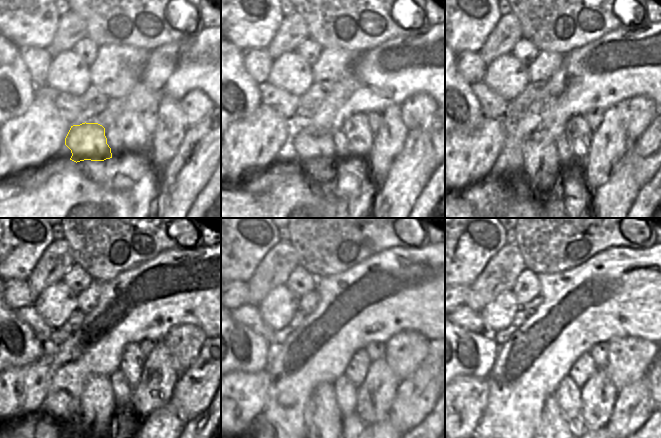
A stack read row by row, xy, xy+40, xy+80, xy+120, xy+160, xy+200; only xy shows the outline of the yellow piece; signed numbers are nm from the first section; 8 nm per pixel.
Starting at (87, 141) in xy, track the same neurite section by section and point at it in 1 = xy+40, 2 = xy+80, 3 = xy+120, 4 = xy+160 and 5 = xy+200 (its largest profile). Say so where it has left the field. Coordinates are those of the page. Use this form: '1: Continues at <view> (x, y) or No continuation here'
1: Continues at xy+40 (315, 149)
2: Continues at xy+80 (541, 162)
3: Continues at xy+120 (97, 409)
4: Continues at xy+160 (323, 419)
5: Continues at xy+200 (552, 421).

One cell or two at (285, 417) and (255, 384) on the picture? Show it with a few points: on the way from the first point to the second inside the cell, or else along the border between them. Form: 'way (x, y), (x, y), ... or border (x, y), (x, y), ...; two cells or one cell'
border (267, 373), (267, 397), (265, 407), (258, 419); two cells

